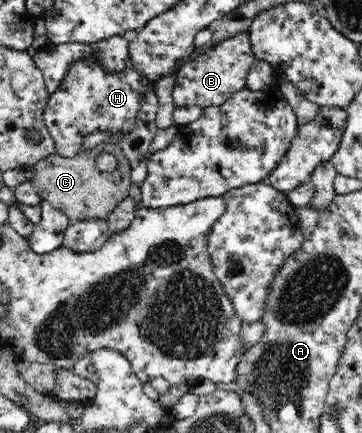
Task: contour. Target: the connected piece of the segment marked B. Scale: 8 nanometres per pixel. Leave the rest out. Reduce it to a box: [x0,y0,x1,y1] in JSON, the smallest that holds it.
[172,31,256,109]

